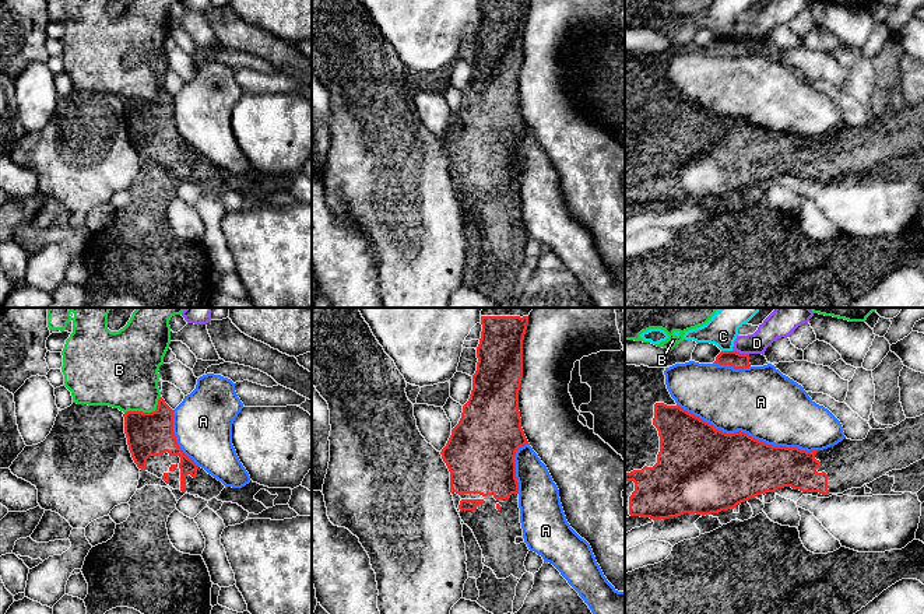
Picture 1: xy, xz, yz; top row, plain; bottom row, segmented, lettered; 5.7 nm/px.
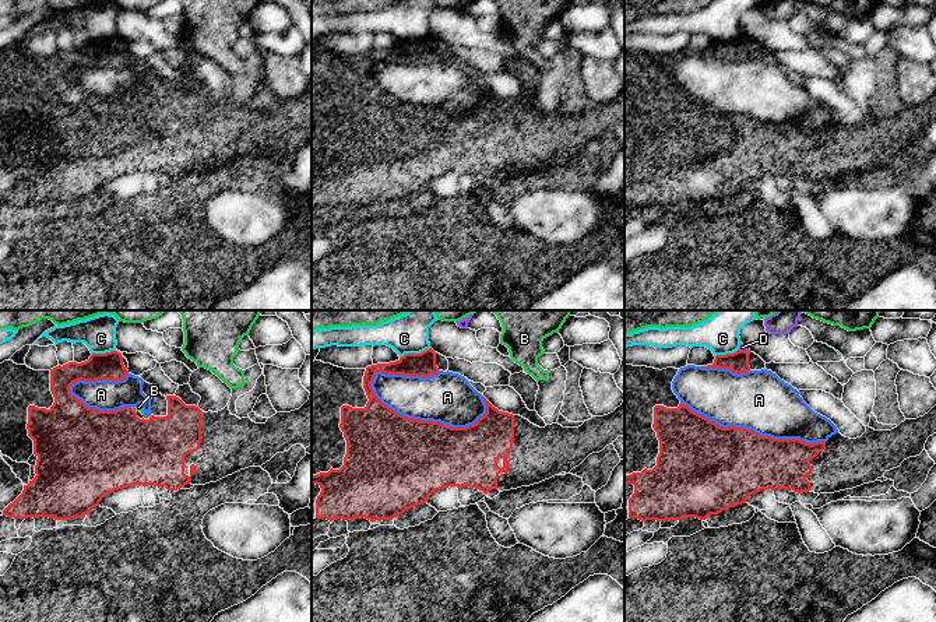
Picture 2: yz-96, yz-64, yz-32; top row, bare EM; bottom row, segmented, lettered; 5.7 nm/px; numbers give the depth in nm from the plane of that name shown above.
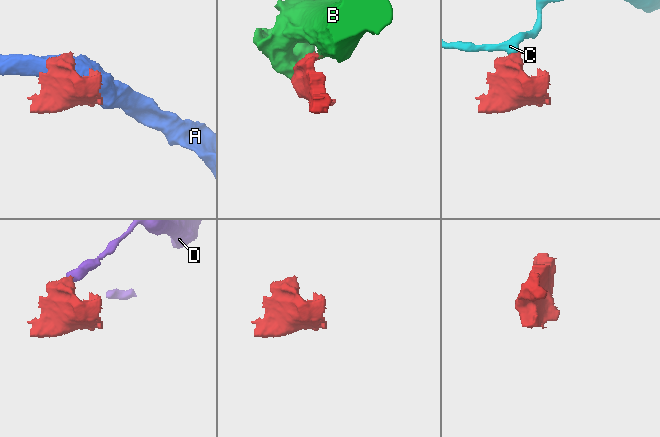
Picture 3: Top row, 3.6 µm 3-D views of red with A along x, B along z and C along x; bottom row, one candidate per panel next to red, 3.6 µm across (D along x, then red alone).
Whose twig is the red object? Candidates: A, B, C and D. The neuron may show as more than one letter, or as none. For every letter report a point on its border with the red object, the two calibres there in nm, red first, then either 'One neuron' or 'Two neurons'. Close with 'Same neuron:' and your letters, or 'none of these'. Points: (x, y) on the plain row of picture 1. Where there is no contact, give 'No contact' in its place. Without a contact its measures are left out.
A: Touches red at yz (747, 120). Thickness 420 nm (red) against 400 nm. Two neurons
B: Touches red at xy (146, 100). Thickness 260 nm (red) against 380 nm. Two neurons
C: Touches red at yz (727, 38). Thickness 100 nm (red) against 190 nm. Two neurons
D: Touches red at yz (741, 41). Thickness 100 nm (red) against 150 nm. Two neurons
Same neuron: none of these

